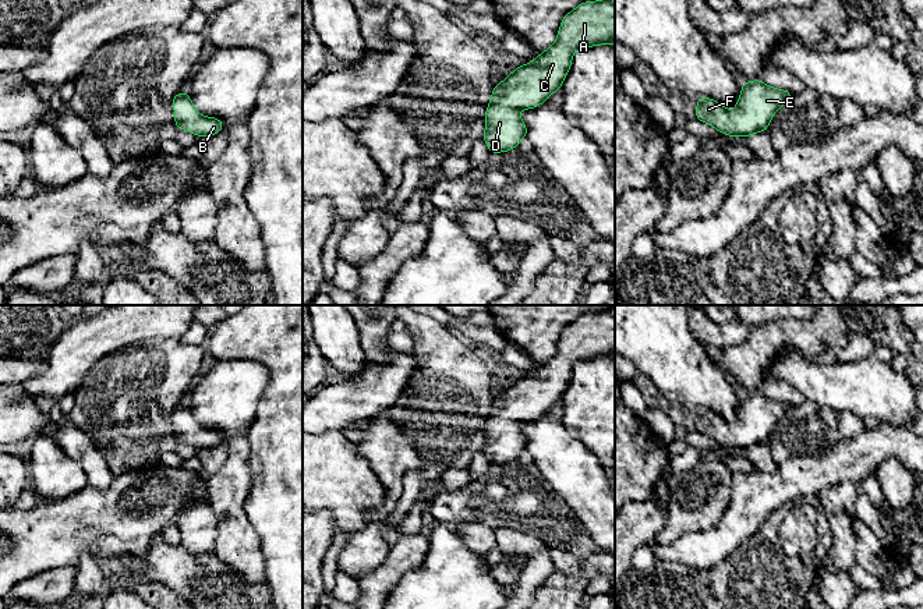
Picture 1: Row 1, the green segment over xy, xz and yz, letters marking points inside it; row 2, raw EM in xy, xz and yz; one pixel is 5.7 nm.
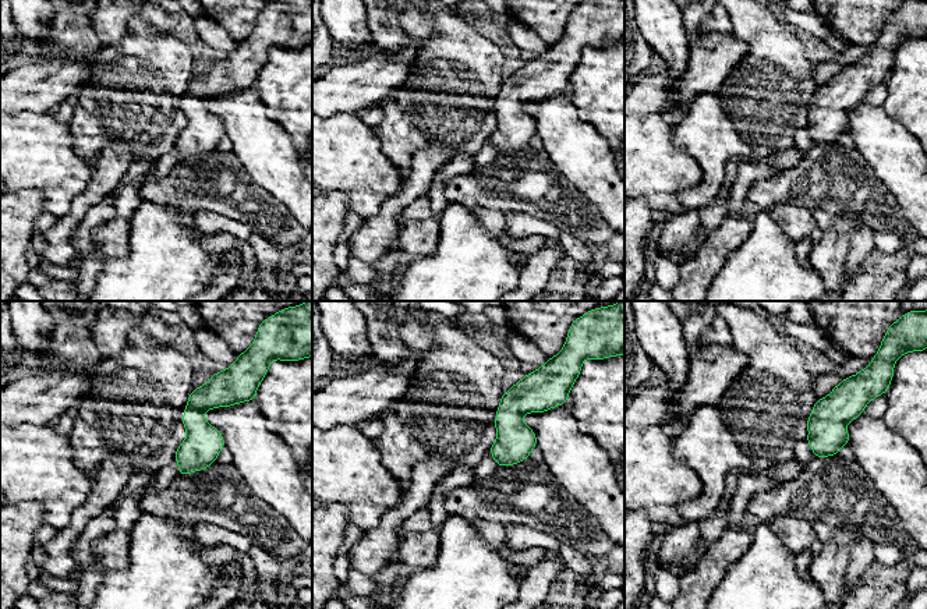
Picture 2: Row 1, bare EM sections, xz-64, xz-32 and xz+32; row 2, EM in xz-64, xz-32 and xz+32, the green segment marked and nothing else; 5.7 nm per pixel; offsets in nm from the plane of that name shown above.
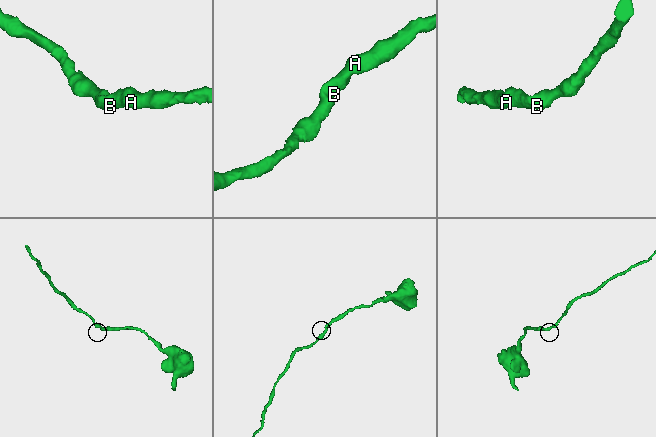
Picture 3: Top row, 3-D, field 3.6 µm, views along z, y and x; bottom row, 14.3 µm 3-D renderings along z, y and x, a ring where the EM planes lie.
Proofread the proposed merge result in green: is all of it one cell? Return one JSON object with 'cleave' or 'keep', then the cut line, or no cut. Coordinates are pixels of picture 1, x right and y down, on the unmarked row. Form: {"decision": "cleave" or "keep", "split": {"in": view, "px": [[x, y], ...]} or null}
{"decision": "keep", "split": null}

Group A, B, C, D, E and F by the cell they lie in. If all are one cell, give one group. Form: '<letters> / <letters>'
A B C D E F

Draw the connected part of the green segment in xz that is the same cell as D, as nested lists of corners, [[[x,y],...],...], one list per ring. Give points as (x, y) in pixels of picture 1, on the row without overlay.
[[[615,307],[605,312],[584,314],[567,325],[555,355],[494,399],[482,447],[489,464],[517,460],[527,449],[527,439],[517,424],[542,417],[560,401],[574,364],[598,357],[615,357]]]

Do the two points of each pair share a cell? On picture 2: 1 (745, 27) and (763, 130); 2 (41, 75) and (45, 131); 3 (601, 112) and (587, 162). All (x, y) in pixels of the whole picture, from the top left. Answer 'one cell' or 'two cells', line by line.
1: one cell
2: two cells
3: two cells

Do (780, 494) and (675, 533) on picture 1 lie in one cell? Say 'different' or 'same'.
different

